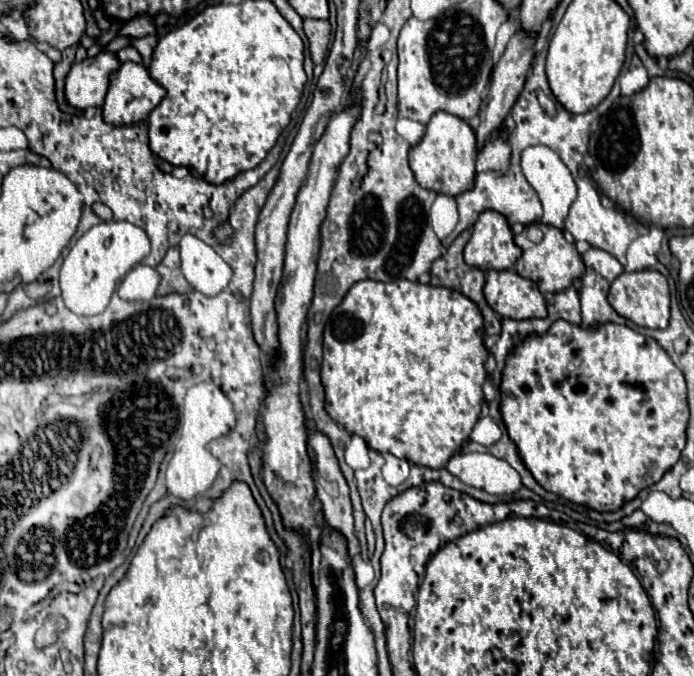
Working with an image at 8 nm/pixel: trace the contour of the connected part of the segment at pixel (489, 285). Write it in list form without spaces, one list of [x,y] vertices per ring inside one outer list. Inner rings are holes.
[[[490,270],[486,274],[484,296],[492,310],[496,310],[502,318],[528,320],[548,316],[546,300],[536,282],[526,280],[510,270]]]

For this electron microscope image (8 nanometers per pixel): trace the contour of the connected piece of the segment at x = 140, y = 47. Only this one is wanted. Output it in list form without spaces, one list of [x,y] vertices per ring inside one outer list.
[[[148,34],[148,36],[142,36],[142,38],[136,38],[136,40],[132,40],[132,46],[142,54],[142,64],[148,68],[150,66],[150,60],[152,60],[152,52],[154,52],[154,48],[156,48],[156,44],[158,44],[158,38],[156,36],[152,36],[152,34]]]

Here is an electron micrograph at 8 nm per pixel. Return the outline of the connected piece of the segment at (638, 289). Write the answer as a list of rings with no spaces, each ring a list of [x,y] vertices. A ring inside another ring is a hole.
[[[640,270],[640,272],[622,272],[610,286],[608,292],[610,306],[642,328],[666,328],[670,320],[670,288],[668,280],[658,270]]]

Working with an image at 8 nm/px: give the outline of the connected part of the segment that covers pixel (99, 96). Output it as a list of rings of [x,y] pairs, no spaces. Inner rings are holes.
[[[100,52],[94,58],[76,62],[66,78],[66,100],[84,110],[90,106],[102,106],[110,76],[122,66],[116,52]]]

